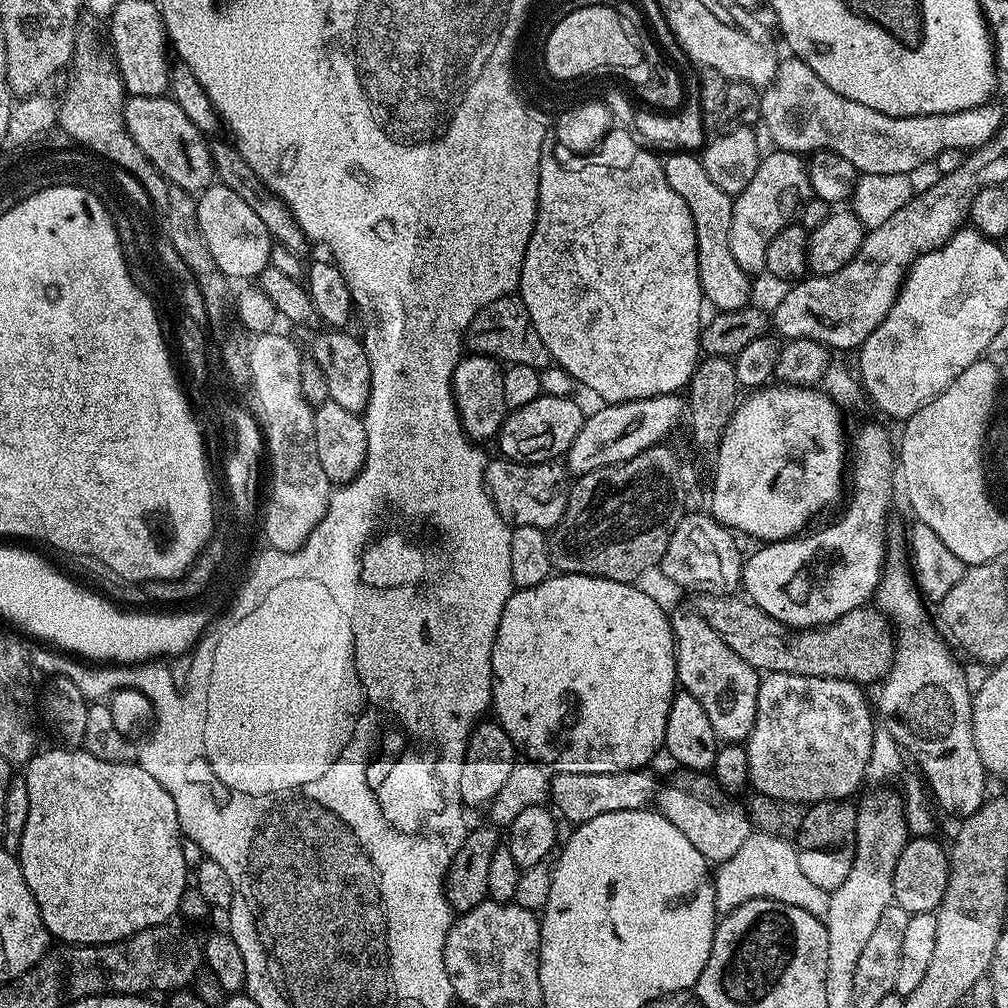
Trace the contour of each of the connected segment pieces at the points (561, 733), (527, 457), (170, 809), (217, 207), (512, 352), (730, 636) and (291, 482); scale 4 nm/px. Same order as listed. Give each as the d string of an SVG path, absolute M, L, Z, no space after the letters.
M553 574L548 579L538 582L538 586L530 586L529 588L516 588L512 596L506 602L506 606L502 610L502 618L498 622L498 634L494 638L494 646L492 647L492 701L491 707L496 710L495 719L504 727L506 734L511 738L513 744L527 759L535 760L537 764L547 764L549 768L556 772L569 772L570 774L614 774L615 772L625 772L626 770L634 770L635 768L643 768L651 765L651 760L655 758L656 751L659 753L664 747L664 731L666 730L666 718L670 714L670 706L672 698L678 691L678 681L676 679L676 647L674 646L674 638L672 637L672 622L667 611L660 609L660 604L652 596L647 596L642 589L636 588L635 583L623 584L622 582L614 582L606 578L598 578L597 576L579 576L578 574Z
M541 394L534 402L526 402L526 406L511 409L498 433L499 455L519 464L546 464L563 457L570 442L574 442L574 434L578 434L583 426L586 415L585 409L580 409L574 401L567 396L554 398Z
M61 747L52 748L49 752L37 751L22 772L26 794L30 794L30 814L26 814L26 830L22 830L18 859L26 886L30 886L34 902L38 902L38 910L49 937L56 939L57 936L60 939L57 941L64 944L118 944L142 930L169 923L173 919L171 916L179 913L184 893L190 888L190 869L186 858L182 858L184 840L178 822L178 810L174 810L174 798L170 798L170 794L166 794L166 790L155 778L150 778L150 774L146 774L139 763L106 762L102 758L94 758L94 754L79 747Z
M213 183L212 187L205 188L199 193L197 204L194 204L194 210L198 214L198 222L195 227L202 230L200 240L202 244L208 247L207 255L212 257L214 262L218 262L218 270L222 270L222 274L226 274L233 281L248 282L251 278L259 277L262 269L269 267L268 259L270 258L270 250L274 243L272 235L266 230L266 226L262 226L262 218L258 218L258 214L254 214L254 210L250 210L250 206L242 198L238 198L238 194L234 194L234 190L230 190L220 183Z
M516 294L500 297L482 309L468 326L466 344L475 355L491 356L505 365L521 364L539 370L550 364L546 346L538 338L538 330L534 330L534 322L530 322L530 314Z
M704 590L694 601L694 607L714 630L718 630L718 638L738 654L746 663L761 673L785 672L786 674L802 674L803 676L829 676L839 680L853 680L861 686L875 685L883 681L890 669L892 660L896 657L896 641L894 628L883 612L872 606L865 606L858 610L850 610L850 614L842 614L832 624L823 624L821 628L787 628L782 622L770 618L768 612L763 612L759 603L751 604L748 600L739 600L736 594L717 594L712 590Z
M262 388L268 390L268 404L258 406L258 423L263 431L263 439L266 441L266 452L272 455L272 492L268 492L266 498L272 503L272 511L269 512L268 533L273 544L280 548L287 548L289 552L298 551L310 538L310 534L322 522L322 518L328 509L328 499L332 497L333 485L329 484L326 473L322 470L322 462L318 462L318 454L314 446L314 408L309 397L298 396L296 388Z

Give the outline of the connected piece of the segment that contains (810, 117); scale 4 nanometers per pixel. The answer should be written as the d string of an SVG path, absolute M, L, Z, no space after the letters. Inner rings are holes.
M803 58L781 59L776 77L763 89L760 98L760 120L768 127L777 149L782 152L811 154L825 150L834 154L842 154L846 162L856 167L860 174L894 174L903 177L903 172L912 172L923 164L928 164L939 152L967 153L974 148L989 144L996 137L1005 123L1004 112L996 102L980 104L977 108L951 112L950 114L930 114L929 116L887 116L878 110L870 110L870 106L862 106L858 102L850 102L850 98L842 98L810 66Z

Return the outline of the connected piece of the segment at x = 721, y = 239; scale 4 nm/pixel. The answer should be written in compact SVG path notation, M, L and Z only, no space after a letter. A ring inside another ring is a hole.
M672 150L663 157L666 182L686 202L690 210L690 218L694 218L694 234L698 246L698 278L704 291L705 301L713 304L713 309L729 312L749 307L748 295L752 292L749 273L734 262L734 254L730 254L730 218L732 217L733 197L723 192L714 182L710 182L710 174L706 174L704 161L699 155L683 150Z

